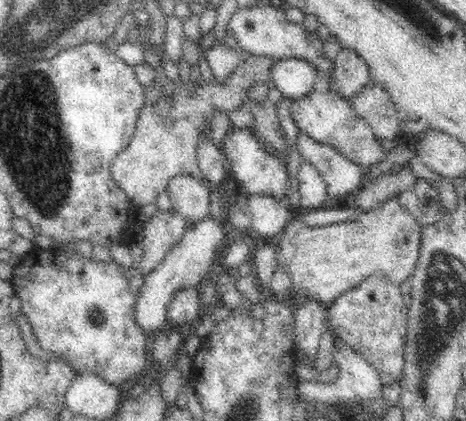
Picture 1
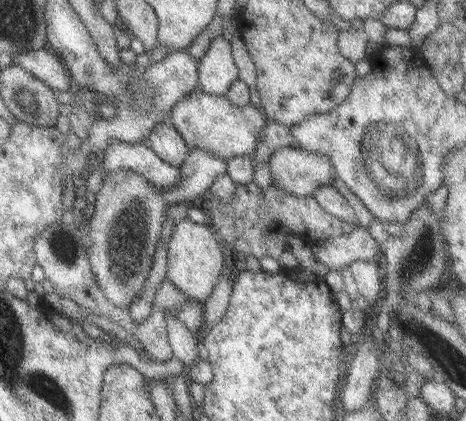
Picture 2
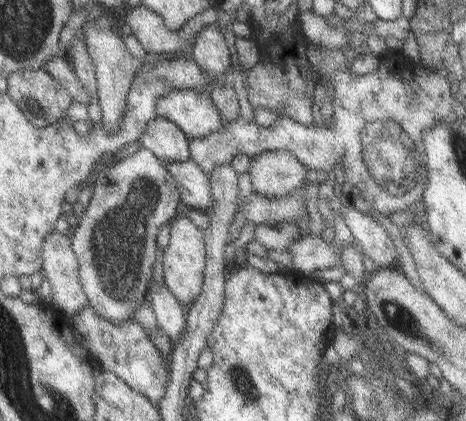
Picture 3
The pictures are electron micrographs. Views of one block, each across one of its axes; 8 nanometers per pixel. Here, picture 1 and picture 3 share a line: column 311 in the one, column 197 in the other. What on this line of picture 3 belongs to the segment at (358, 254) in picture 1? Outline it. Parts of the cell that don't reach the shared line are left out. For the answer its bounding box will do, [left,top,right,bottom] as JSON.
[163,212,205,306]

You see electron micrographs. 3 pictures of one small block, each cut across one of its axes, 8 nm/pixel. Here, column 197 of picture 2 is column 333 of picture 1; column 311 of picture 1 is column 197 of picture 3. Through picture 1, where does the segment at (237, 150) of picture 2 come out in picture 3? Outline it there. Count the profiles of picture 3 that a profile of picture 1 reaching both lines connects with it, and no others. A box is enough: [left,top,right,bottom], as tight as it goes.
[155,90,227,138]

